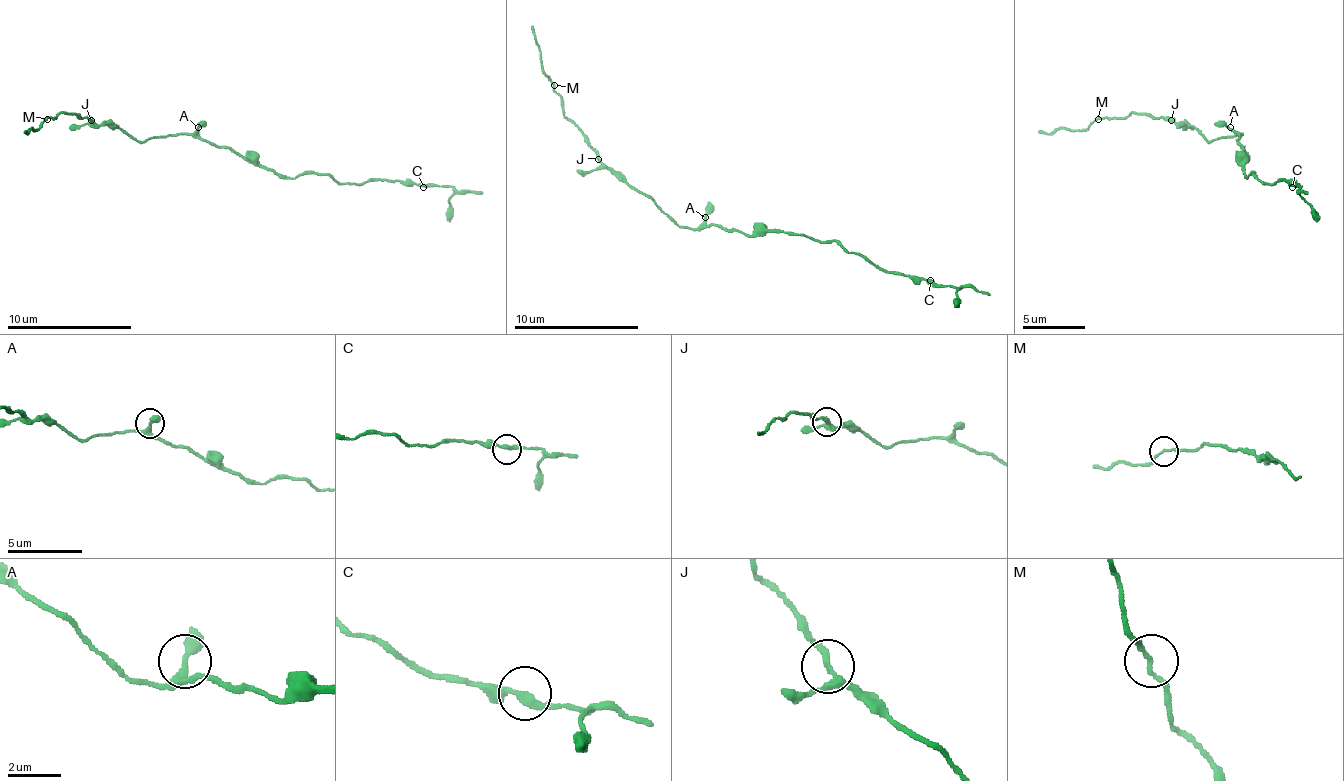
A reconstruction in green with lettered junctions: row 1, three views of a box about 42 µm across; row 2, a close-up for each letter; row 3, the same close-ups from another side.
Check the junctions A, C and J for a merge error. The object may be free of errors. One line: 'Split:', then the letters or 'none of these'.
Split: none of these

